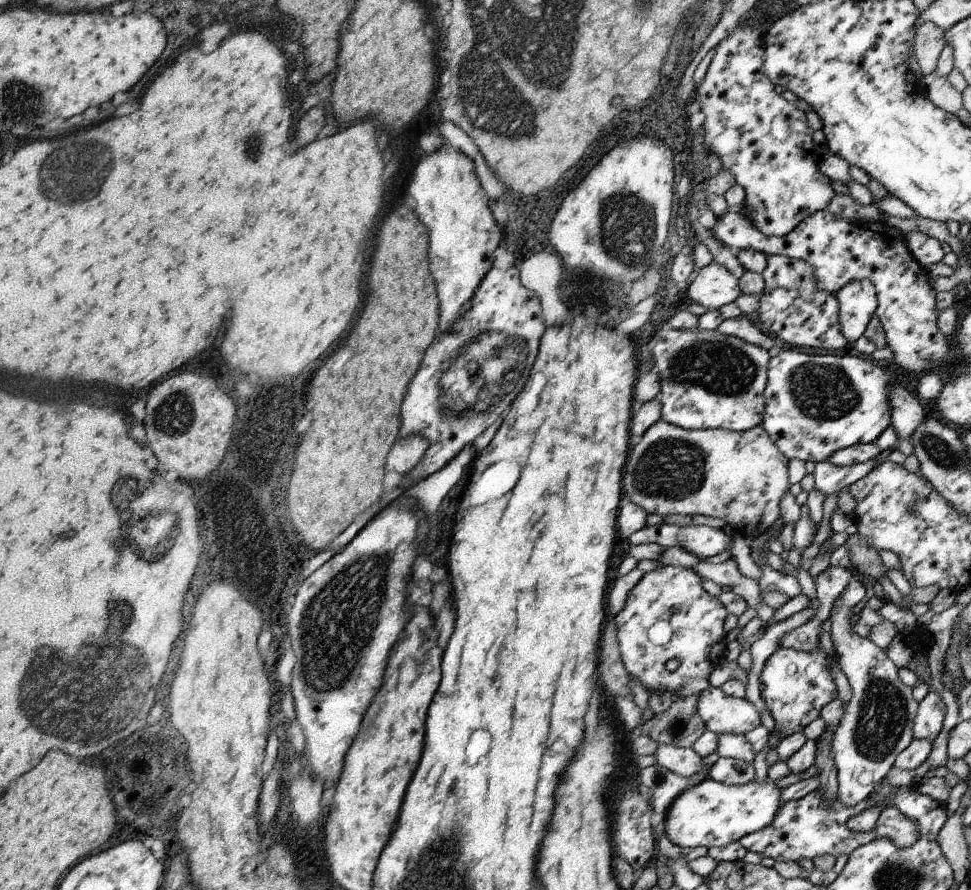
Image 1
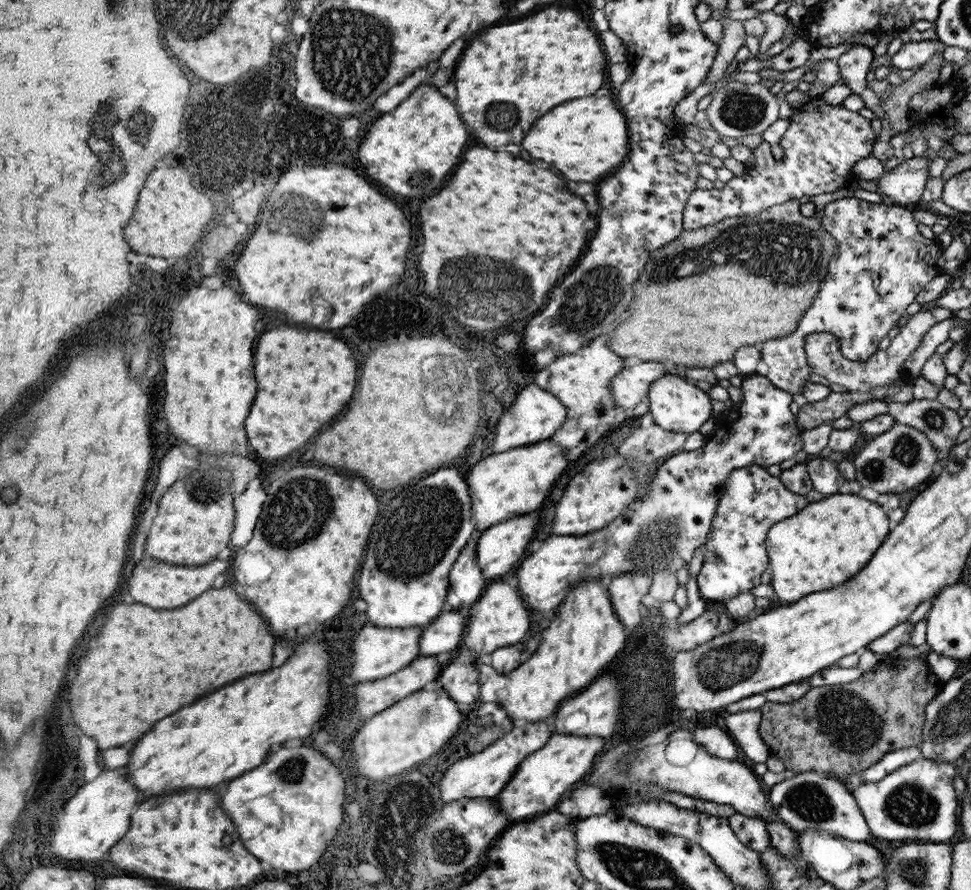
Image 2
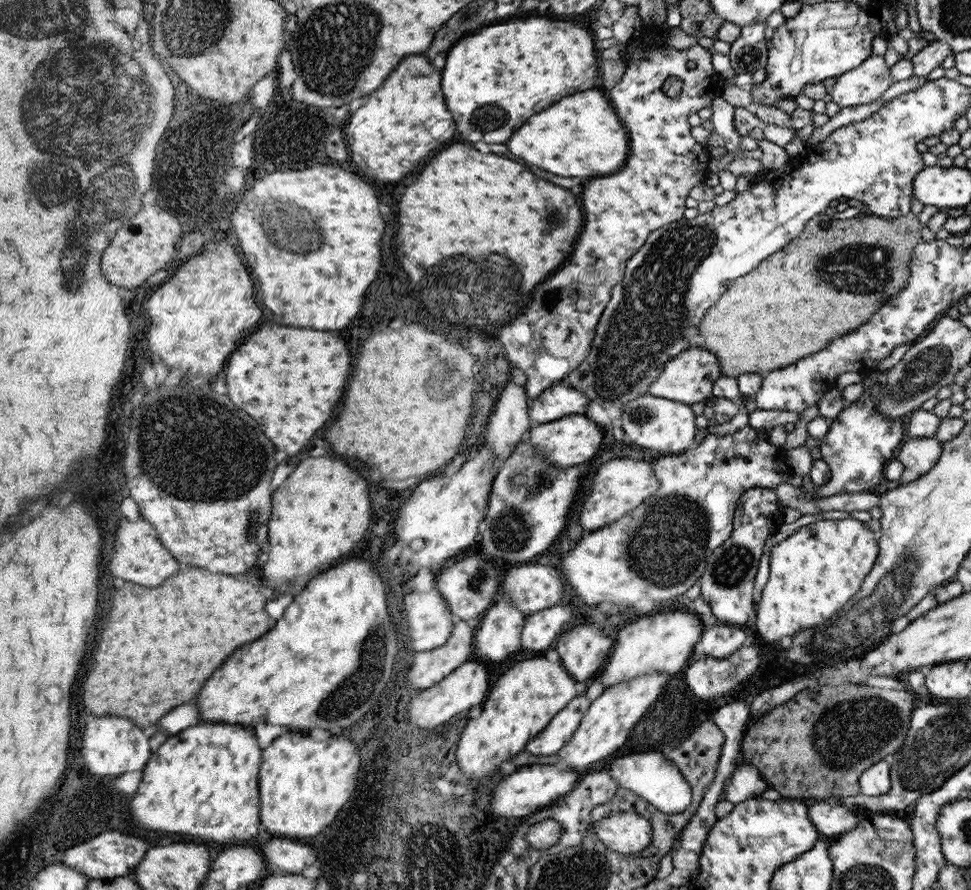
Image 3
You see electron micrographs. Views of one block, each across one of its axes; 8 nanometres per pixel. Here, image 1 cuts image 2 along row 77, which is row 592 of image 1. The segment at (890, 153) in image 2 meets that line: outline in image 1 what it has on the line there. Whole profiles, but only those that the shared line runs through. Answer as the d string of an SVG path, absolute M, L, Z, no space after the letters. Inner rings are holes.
M851 578L829 614L831 640L835 654L839 656L839 670L849 680L853 692L853 698L847 704L847 714L841 718L841 726L831 740L833 766L839 782L837 800L845 808L853 808L863 802L875 784L879 784L893 768L897 754L911 744L913 720L919 708L917 700L913 698L913 688L907 688L897 680L897 666L891 662L887 652L873 644L873 640L863 640L849 626L853 608L863 600L863 596L865 586Z

